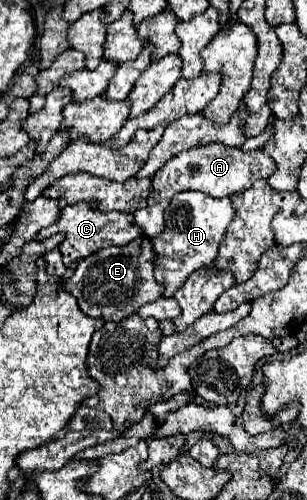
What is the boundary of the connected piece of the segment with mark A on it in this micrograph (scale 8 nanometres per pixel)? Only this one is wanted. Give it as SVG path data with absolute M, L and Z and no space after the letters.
M200 145L198 149L188 149L188 153L180 153L172 157L152 177L152 193L148 199L148 207L134 213L134 221L144 229L148 237L156 237L164 229L164 209L168 207L168 201L180 193L180 191L202 191L210 197L228 197L240 191L246 191L252 187L256 179L268 179L276 171L276 163L272 157L266 157L264 147L256 151L242 151L232 149L226 145Z

